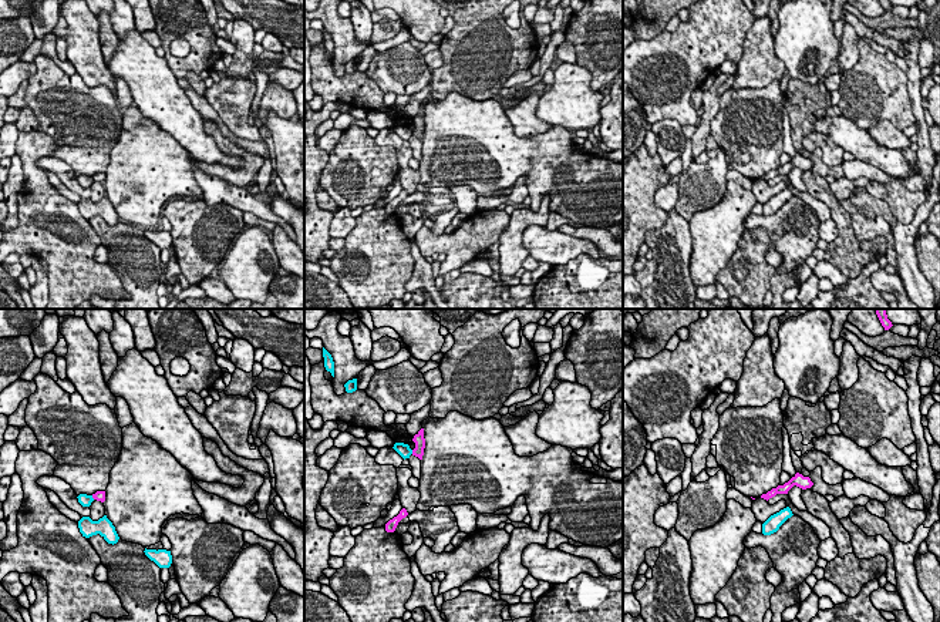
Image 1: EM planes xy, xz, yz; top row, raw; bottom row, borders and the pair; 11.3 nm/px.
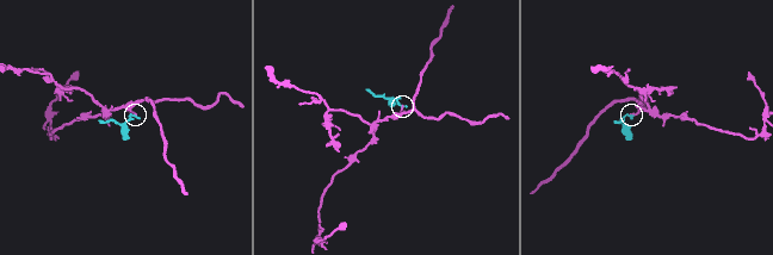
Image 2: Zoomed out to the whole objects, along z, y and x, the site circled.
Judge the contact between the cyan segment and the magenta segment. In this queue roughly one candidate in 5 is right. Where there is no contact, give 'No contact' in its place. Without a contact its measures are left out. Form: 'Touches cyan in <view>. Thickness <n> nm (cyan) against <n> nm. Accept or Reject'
Touches cyan in xz. Thickness 140 nm (cyan) against 130 nm. Reject

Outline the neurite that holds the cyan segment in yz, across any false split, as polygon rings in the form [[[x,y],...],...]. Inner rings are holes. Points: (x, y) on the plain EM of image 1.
[[[789,188],[781,191],[779,194],[771,196],[764,205],[762,205],[762,215],[771,216],[779,211],[779,208],[791,199],[794,195]]]

